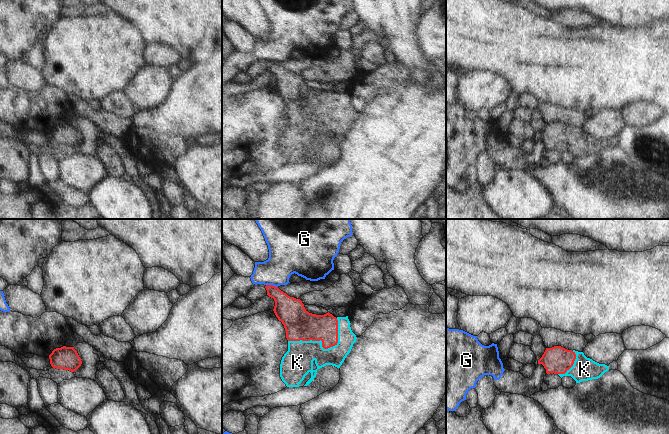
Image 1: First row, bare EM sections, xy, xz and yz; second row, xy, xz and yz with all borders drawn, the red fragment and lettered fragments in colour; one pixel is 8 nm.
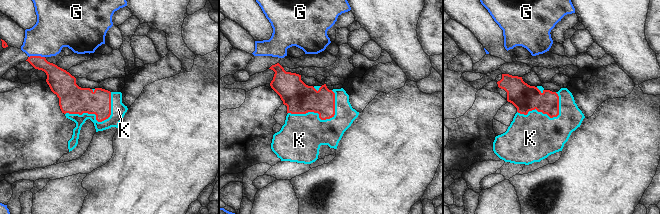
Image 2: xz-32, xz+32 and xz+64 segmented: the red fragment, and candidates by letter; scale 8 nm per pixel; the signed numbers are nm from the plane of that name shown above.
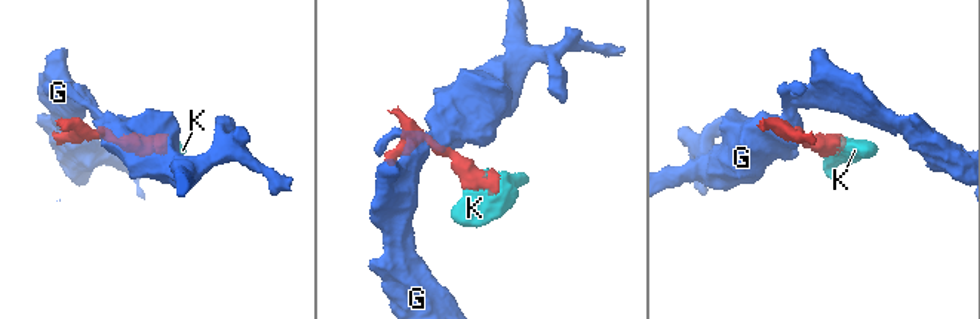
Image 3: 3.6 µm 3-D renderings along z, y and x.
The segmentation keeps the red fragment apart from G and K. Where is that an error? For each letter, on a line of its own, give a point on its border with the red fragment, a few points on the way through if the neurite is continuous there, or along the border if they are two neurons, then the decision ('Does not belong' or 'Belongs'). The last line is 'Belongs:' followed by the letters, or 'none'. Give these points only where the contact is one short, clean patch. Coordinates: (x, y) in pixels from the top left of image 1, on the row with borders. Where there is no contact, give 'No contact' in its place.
G: Touches red at xz (272, 285). Boundary: xz (266, 284), (272, 284), (277, 287). Does not belong
K: Touches red at xz (322, 345). Belongs
Belongs: K

